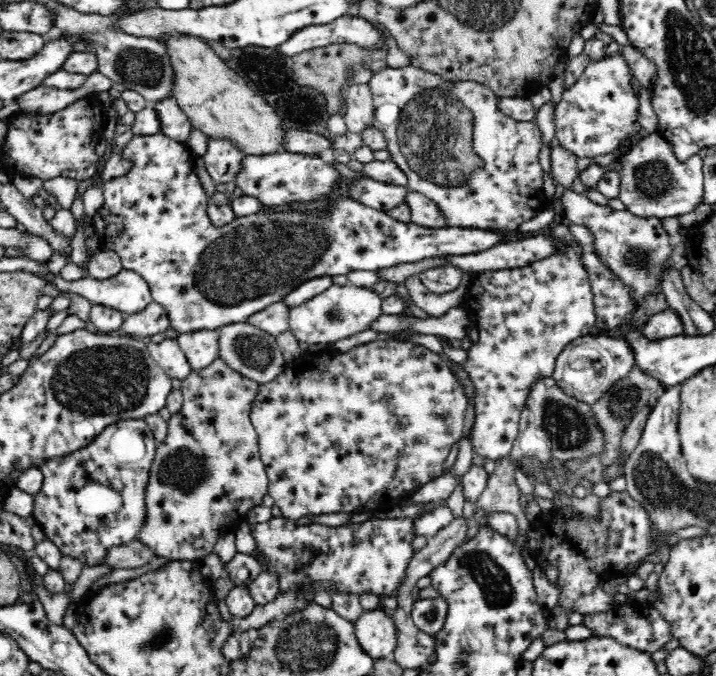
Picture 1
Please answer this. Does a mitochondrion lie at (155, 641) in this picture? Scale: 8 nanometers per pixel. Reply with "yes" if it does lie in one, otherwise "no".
yes

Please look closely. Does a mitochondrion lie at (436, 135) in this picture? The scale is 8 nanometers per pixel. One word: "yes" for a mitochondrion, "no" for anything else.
yes

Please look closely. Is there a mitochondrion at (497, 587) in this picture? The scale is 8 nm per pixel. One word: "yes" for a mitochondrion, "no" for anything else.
yes

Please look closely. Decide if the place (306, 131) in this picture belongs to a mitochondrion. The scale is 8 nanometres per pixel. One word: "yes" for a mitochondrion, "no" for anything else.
no

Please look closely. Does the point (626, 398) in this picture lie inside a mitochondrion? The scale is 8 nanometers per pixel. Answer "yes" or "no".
yes

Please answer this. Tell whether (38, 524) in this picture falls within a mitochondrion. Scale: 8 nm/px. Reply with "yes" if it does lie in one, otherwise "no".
no

